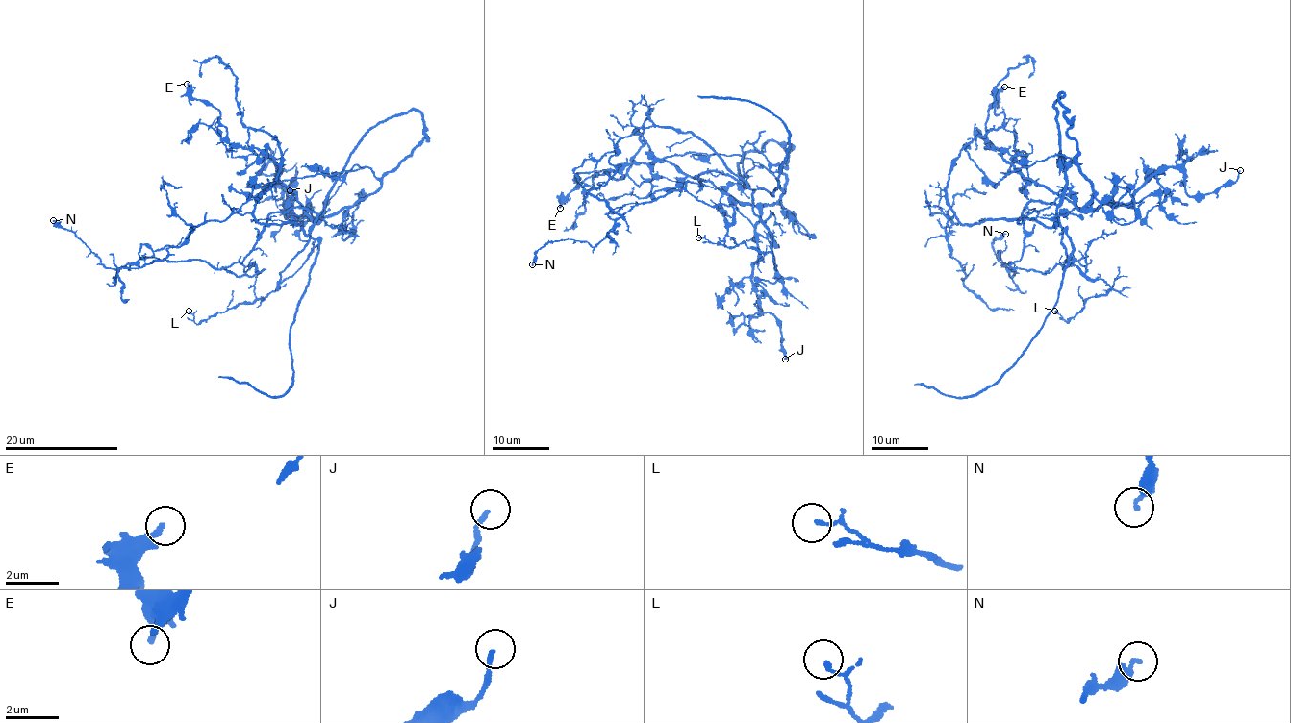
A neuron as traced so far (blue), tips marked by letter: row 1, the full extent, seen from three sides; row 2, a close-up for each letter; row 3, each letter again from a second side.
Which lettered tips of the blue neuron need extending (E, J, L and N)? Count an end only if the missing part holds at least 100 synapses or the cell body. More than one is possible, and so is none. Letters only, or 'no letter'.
no letter

